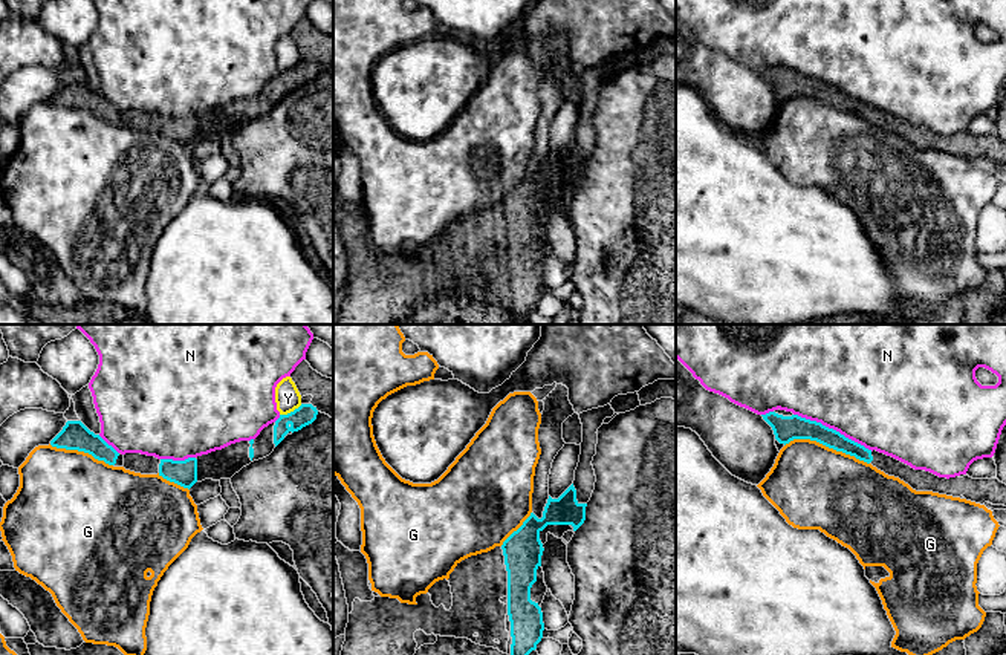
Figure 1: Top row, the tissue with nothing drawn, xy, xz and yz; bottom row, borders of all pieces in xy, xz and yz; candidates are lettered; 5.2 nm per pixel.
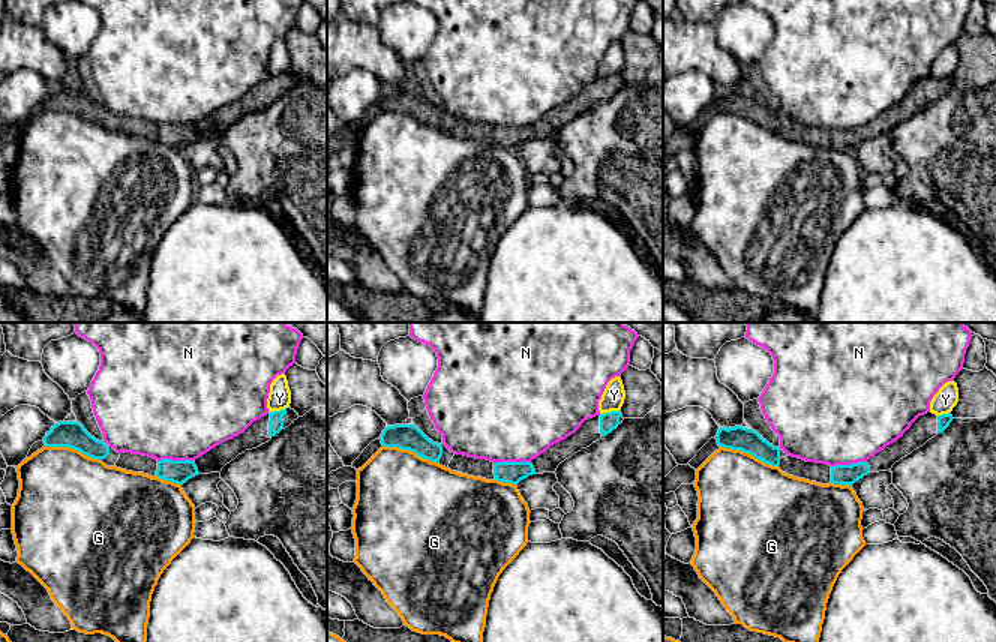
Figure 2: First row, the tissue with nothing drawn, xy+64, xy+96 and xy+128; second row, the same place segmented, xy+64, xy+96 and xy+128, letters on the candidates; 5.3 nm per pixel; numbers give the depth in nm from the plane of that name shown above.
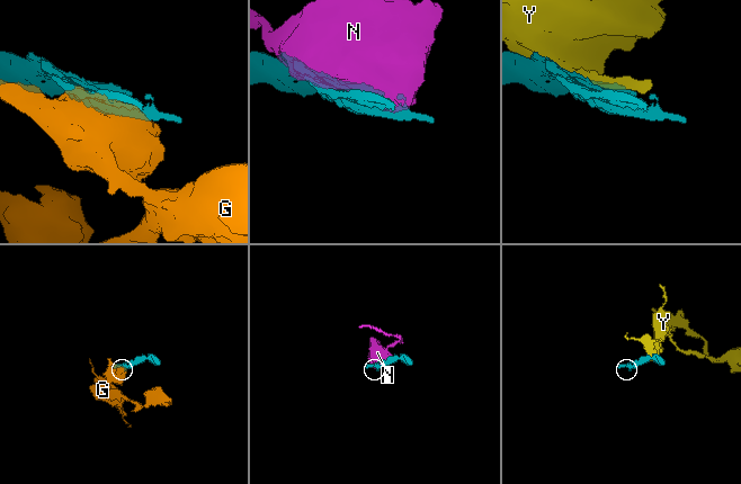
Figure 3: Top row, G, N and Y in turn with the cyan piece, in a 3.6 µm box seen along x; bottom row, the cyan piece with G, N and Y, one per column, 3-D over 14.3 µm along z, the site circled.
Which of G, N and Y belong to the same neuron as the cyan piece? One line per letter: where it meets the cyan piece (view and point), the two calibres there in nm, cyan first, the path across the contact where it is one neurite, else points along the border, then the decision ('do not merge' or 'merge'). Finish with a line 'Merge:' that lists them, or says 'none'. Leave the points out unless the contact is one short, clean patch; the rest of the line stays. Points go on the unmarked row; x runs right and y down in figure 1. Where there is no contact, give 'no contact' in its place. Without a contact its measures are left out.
G: meets cyan in yz at (827, 103); 140 nm thick on the cyan side, 440 nm on the other; do not merge
N: meets cyan in yz at (832, 86); 140 nm thick on the cyan side, 500 nm on the other; do not merge
Y: meets cyan in xy at (291, 69); 110 nm thick on the cyan side, 140 nm on the other; do not merge
Merge: none

